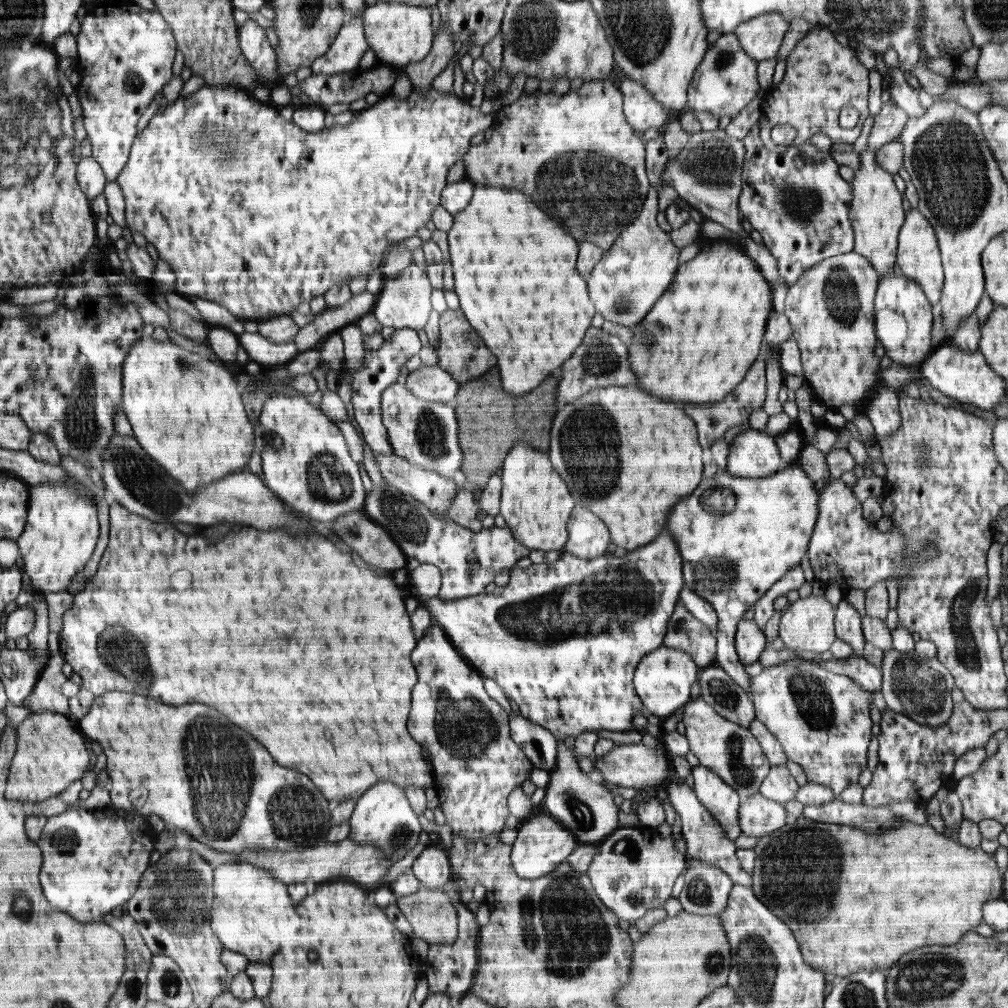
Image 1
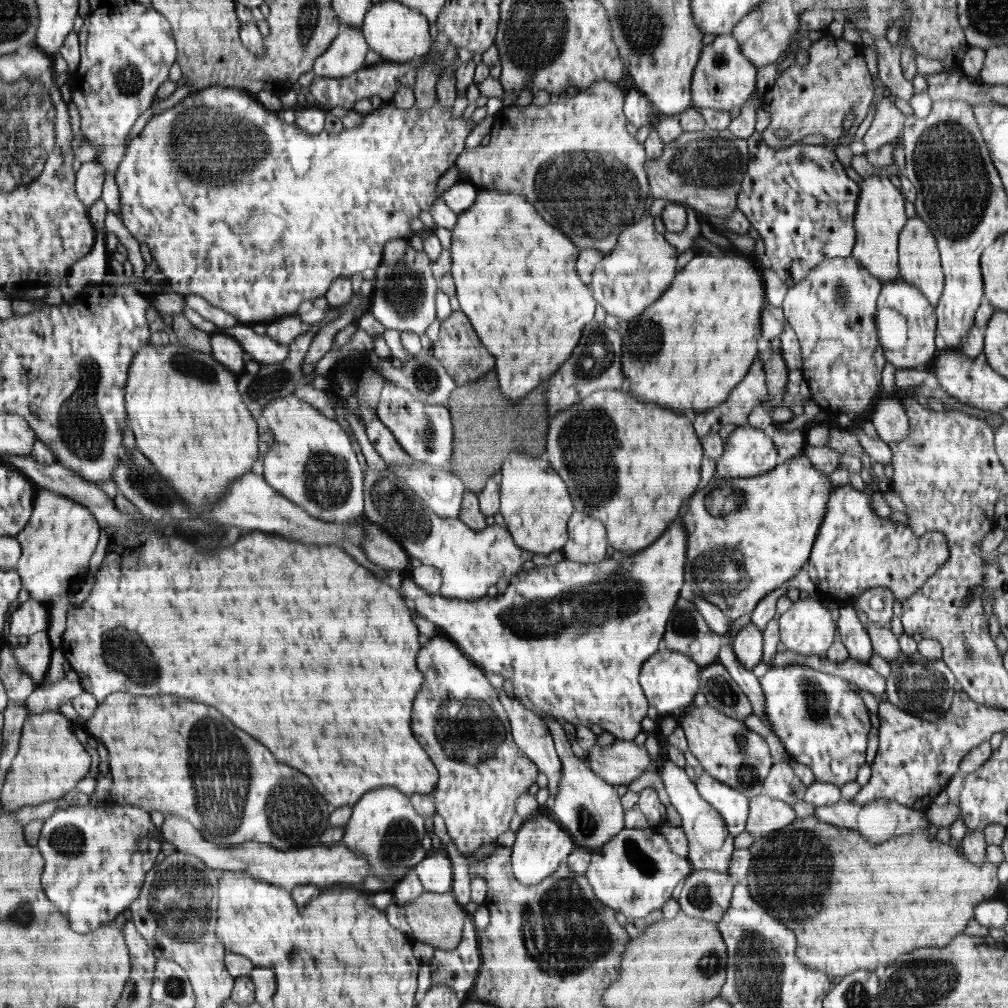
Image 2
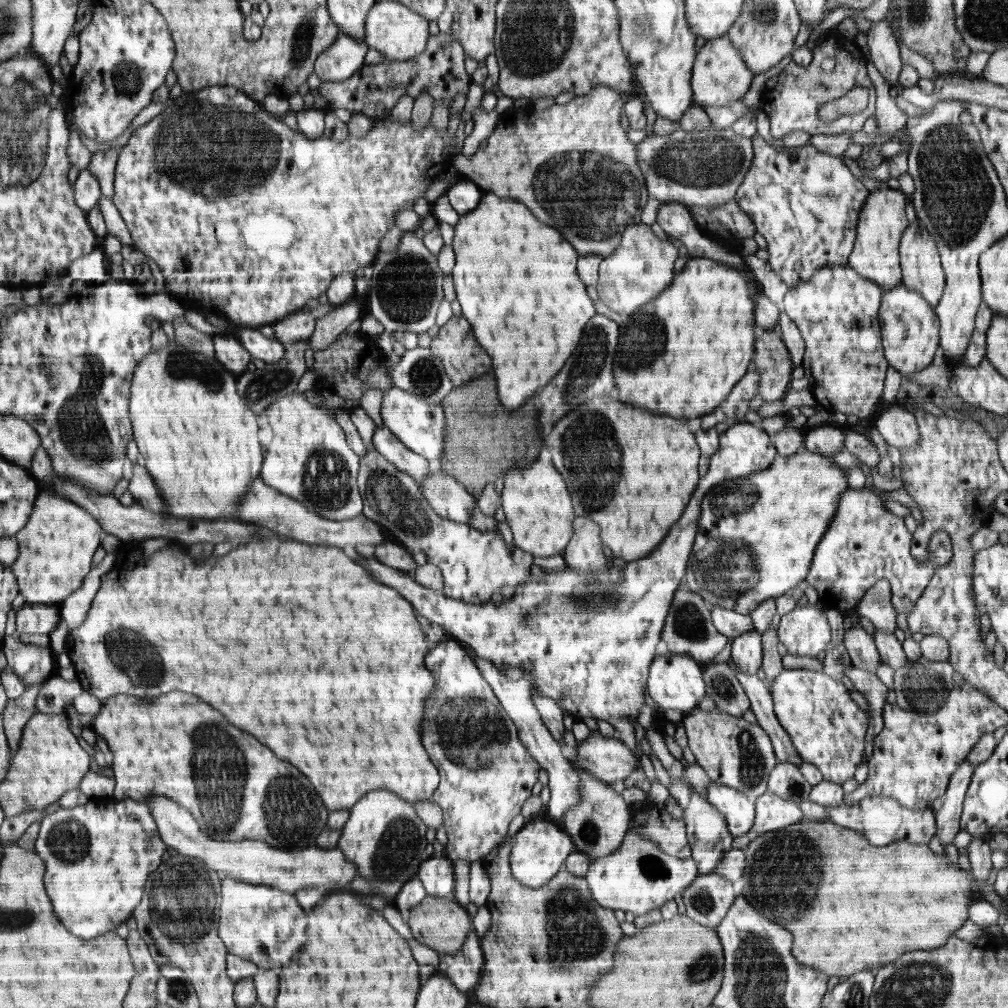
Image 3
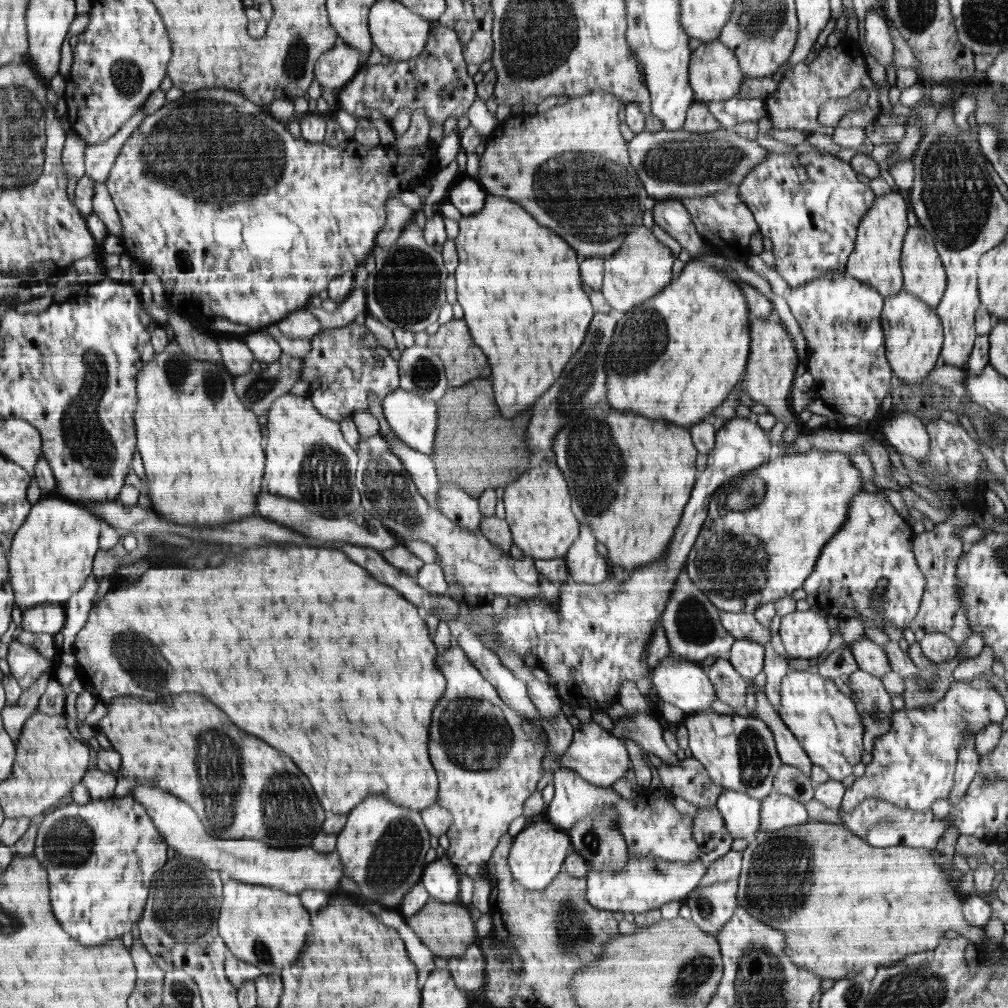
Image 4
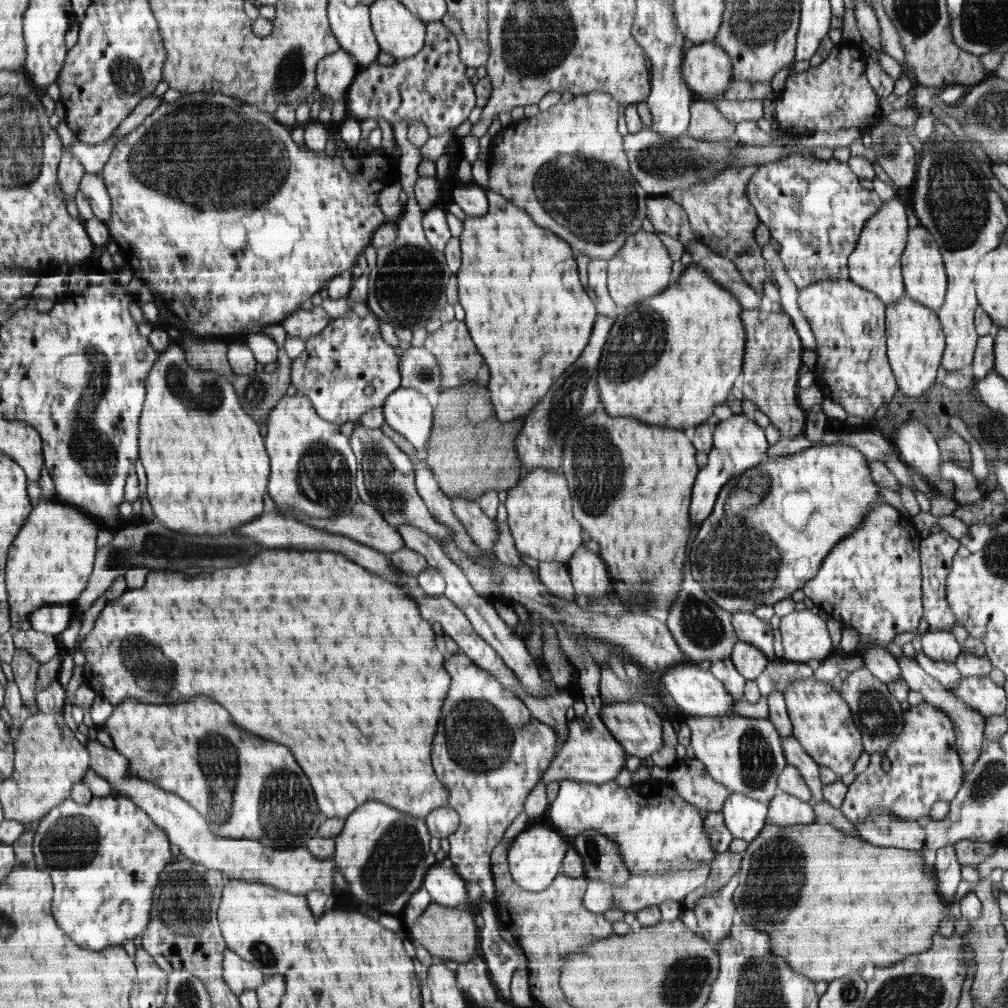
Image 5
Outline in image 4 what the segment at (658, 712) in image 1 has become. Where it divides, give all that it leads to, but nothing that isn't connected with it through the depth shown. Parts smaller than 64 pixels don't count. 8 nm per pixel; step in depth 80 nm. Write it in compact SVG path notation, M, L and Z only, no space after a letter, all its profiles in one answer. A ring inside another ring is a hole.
M674 654L663 658L656 664L651 682L660 700L660 705L672 704L686 715L711 710L710 704L718 699L714 690L715 686L712 686L713 682L708 678L701 664L679 658Z

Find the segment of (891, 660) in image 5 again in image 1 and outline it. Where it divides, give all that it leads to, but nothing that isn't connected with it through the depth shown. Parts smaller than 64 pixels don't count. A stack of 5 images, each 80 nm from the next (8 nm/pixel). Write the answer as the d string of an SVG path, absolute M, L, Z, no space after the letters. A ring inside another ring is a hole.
M844 597L835 607L835 633L838 639L843 640L852 646L860 656L864 646L866 646L865 636L863 635L861 618L856 608L846 601Z

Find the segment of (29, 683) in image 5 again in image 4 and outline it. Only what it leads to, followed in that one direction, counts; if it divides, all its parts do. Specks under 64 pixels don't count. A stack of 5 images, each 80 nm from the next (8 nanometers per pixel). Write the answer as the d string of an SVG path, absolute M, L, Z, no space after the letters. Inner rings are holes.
M17 639L8 646L7 661L12 676L23 690L30 688L54 663L35 648L20 644Z

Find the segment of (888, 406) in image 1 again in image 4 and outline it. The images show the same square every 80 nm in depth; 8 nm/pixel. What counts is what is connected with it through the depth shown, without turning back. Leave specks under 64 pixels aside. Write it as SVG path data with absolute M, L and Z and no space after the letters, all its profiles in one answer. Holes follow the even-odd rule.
M896 414L884 421L884 439L898 454L912 456L917 462L930 454L930 436L924 423L912 414Z

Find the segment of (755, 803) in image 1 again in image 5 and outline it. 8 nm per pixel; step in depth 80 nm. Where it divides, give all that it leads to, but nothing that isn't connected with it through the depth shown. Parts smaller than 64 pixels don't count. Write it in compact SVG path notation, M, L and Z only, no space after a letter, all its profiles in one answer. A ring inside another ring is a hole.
M779 792L769 800L767 807L767 823L776 826L792 826L793 824L812 824L816 822L810 802L804 802L791 794Z

